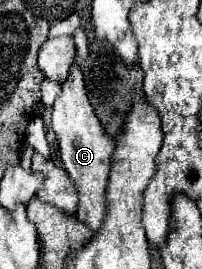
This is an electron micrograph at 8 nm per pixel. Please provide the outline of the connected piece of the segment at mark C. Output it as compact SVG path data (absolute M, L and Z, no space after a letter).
M74 62L70 66L70 74L66 82L62 82L62 92L54 100L52 106L52 130L58 136L60 144L60 158L64 164L64 170L68 172L70 180L76 186L76 192L80 196L78 204L78 214L76 218L92 228L92 232L98 232L104 216L106 216L106 184L108 184L108 174L112 166L112 152L114 152L114 142L104 134L102 126L98 124L98 118L92 110L92 104L86 94L84 86L84 74L80 66Z

